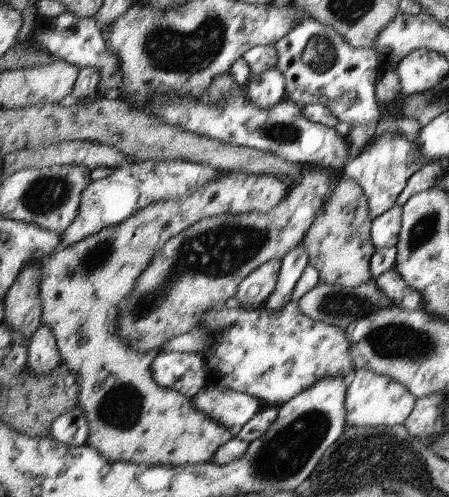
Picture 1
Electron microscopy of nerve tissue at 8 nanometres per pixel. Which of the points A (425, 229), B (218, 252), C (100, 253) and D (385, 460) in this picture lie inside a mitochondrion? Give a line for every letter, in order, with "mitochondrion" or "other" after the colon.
A: mitochondrion
B: mitochondrion
C: mitochondrion
D: mitochondrion

